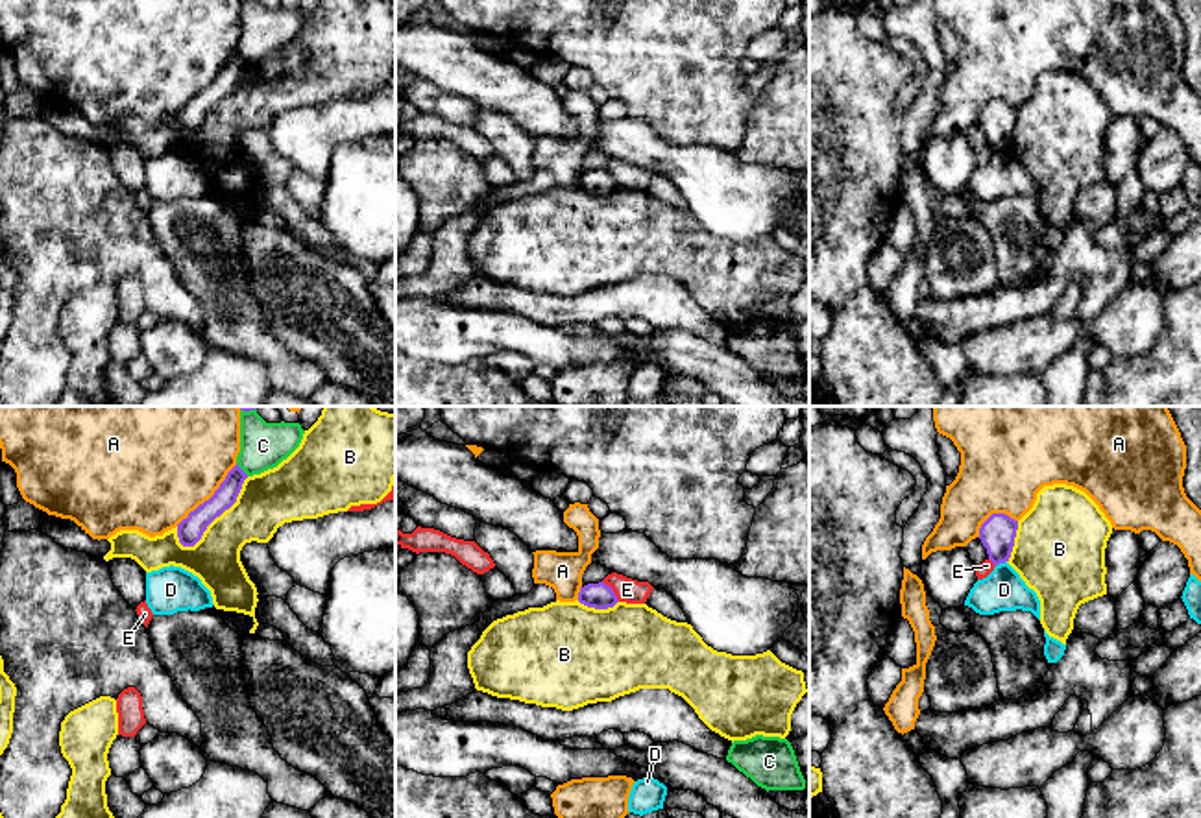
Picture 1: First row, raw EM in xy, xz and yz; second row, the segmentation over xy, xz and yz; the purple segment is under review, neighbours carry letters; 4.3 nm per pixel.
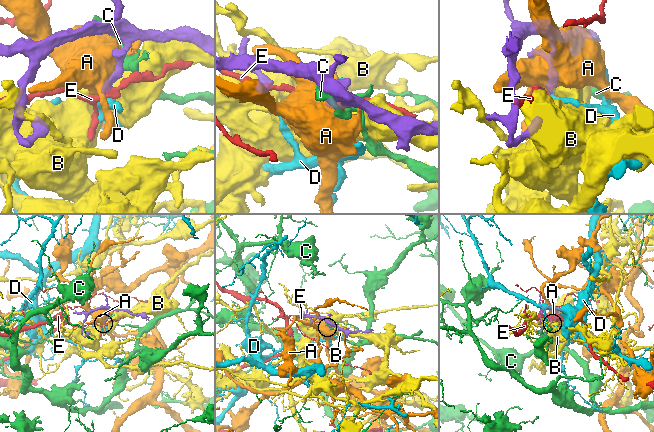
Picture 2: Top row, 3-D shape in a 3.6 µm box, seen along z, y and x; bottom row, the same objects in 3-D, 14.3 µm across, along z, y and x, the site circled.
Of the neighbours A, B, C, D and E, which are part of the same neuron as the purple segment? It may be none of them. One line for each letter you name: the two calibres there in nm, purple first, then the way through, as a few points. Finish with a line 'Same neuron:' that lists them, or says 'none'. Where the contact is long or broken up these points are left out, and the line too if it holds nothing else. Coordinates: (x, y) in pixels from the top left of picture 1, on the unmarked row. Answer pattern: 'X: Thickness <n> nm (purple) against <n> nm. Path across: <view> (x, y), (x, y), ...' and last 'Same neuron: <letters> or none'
Same neuron: none

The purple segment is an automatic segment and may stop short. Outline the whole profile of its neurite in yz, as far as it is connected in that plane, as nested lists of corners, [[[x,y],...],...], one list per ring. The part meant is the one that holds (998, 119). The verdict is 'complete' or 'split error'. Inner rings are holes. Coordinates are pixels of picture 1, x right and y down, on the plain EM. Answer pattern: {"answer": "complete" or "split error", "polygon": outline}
{"answer": "complete", "polygon": [[[992,100],[979,114],[979,126],[987,135],[989,146],[994,151],[1005,150],[1011,144],[1018,107],[1005,100]]]}

